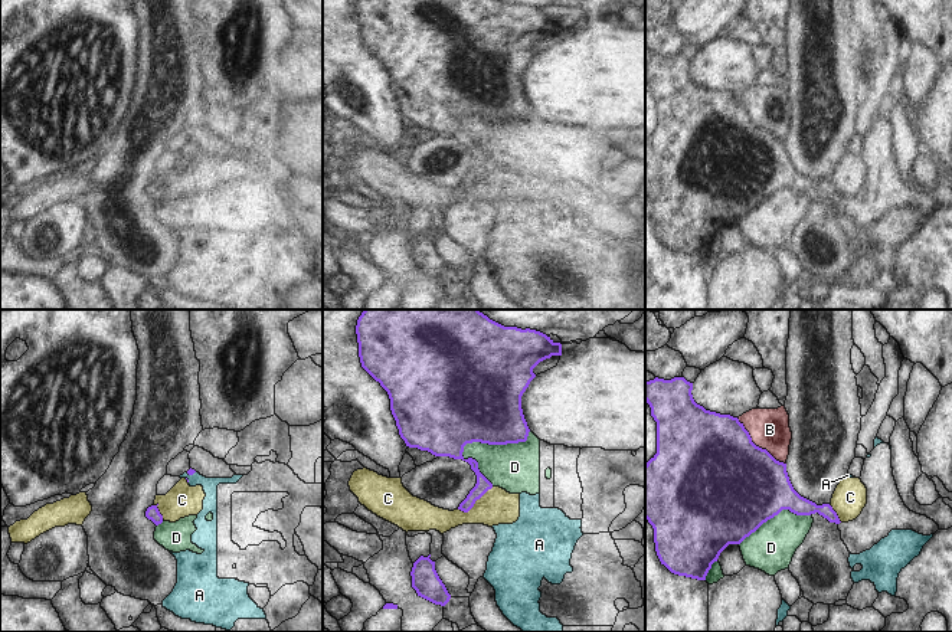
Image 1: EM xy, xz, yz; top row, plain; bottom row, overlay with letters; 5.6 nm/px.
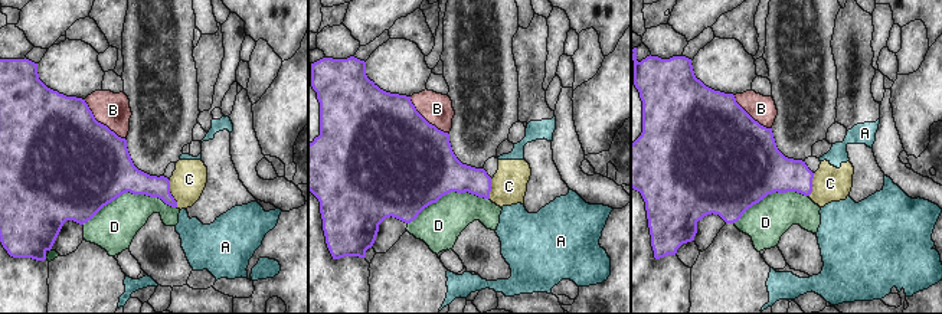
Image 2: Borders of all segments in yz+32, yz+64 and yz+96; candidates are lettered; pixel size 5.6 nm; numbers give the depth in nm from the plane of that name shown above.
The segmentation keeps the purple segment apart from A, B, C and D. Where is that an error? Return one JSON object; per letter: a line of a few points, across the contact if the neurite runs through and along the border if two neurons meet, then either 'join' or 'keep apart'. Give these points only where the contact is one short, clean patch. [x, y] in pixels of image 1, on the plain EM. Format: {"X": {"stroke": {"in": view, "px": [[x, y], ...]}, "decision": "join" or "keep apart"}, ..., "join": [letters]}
{"A": {"stroke": {"in": "xy", "px": [[195, 149], [192, 151], [186, 150]]}, "decision": "keep apart"}, "B": {"decision": "keep apart"}, "C": {"stroke": {"in": "xz", "px": [[493, 164], [467, 189], [457, 186]]}, "decision": "keep apart"}, "D": {"decision": "keep apart"}, "join": []}

